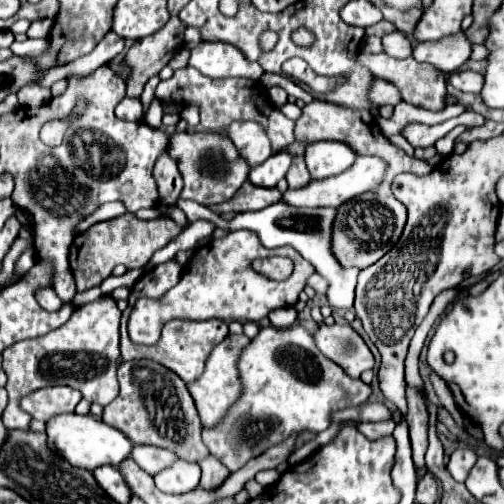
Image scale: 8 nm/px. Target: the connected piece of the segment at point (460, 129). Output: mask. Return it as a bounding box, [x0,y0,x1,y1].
[436,125,468,155]

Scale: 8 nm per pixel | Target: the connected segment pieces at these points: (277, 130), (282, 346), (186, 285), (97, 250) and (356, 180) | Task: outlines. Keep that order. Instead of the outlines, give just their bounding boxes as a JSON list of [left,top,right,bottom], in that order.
[[154,65,294,153],[202,325,372,471],[128,231,314,345],[70,213,184,293],[282,157,388,207]]

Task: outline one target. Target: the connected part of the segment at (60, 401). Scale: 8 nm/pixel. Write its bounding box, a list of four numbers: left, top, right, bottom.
[20,387,82,421]

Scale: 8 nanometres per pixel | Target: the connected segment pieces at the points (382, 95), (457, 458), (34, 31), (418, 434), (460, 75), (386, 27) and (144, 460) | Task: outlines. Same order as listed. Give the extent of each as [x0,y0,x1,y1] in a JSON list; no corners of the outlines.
[[372,79,401,106],[448,449,476,483],[28,19,54,37],[408,387,428,469],[448,71,482,93],[366,21,394,37],[132,445,178,475]]

